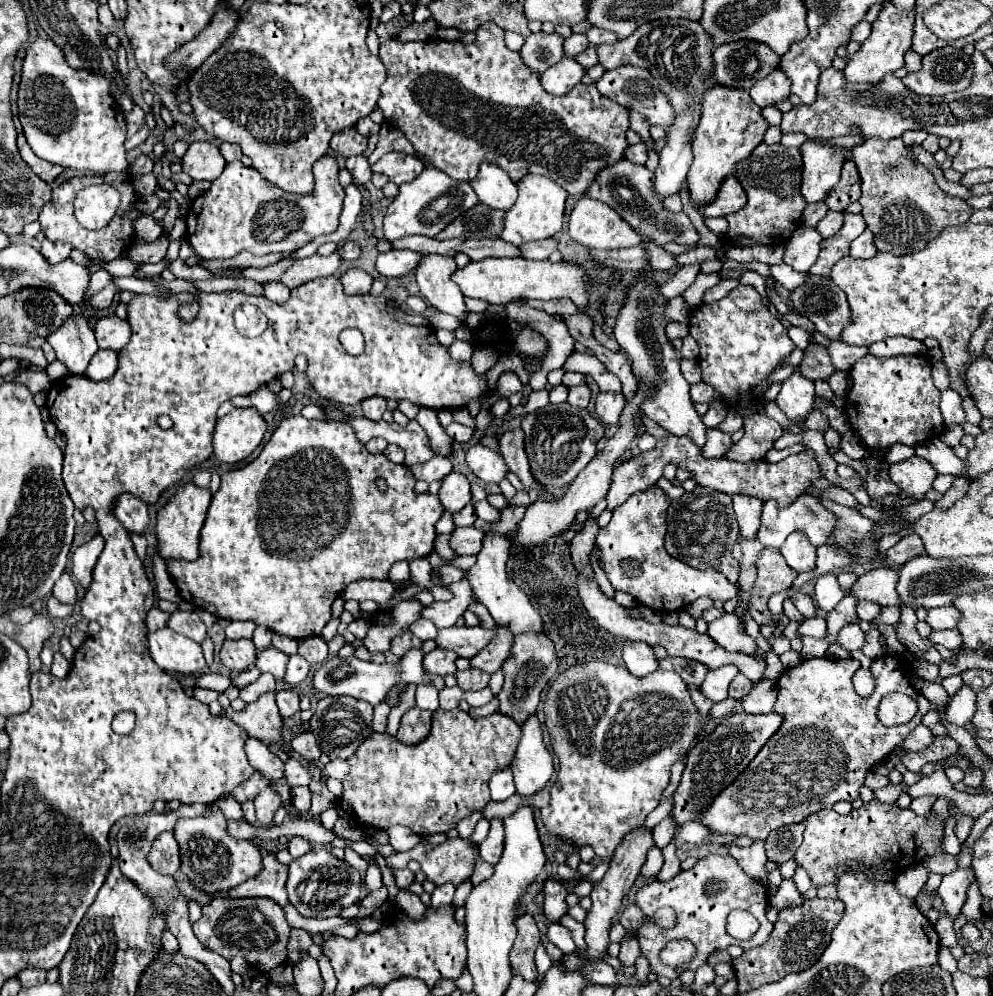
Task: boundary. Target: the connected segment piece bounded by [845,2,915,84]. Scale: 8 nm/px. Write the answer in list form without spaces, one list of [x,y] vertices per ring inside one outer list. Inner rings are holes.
[[[885,2],[885,8],[881,10],[879,18],[873,22],[871,36],[861,44],[861,50],[851,56],[851,60],[845,66],[845,80],[853,84],[879,84],[887,74],[893,74],[897,68],[903,68],[903,56],[911,48],[911,36],[913,36],[913,18],[915,12],[901,14],[891,6],[891,2]]]

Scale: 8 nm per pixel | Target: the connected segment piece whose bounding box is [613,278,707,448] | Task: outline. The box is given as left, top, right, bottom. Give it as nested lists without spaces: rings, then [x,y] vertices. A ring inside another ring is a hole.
[[[637,278],[637,282],[627,292],[625,306],[621,308],[621,312],[617,316],[613,336],[619,342],[619,346],[627,352],[627,356],[631,358],[633,372],[641,370],[641,374],[649,374],[649,382],[657,382],[657,398],[649,398],[649,402],[645,402],[645,416],[651,418],[653,422],[657,422],[659,426],[663,426],[665,430],[669,430],[671,434],[687,436],[693,440],[693,444],[697,448],[703,448],[707,442],[707,428],[703,426],[701,416],[693,408],[693,402],[689,396],[689,382],[683,378],[683,374],[679,370],[677,352],[671,346],[671,342],[665,338],[667,320],[663,318],[663,308],[667,302],[659,300],[655,290],[657,290],[657,284],[651,278]],[[643,332],[653,334],[653,338],[657,342],[655,352],[651,352],[647,348]]]

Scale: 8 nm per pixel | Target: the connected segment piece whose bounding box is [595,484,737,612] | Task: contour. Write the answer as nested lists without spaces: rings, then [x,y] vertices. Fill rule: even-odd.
[[[655,484],[617,506],[611,522],[597,532],[595,546],[599,550],[599,562],[613,588],[629,592],[639,604],[651,610],[663,608],[665,612],[679,612],[679,608],[685,610],[701,596],[723,602],[735,598],[737,588],[721,572],[693,570],[691,566],[685,566],[685,562],[677,562],[677,558],[667,554],[665,534],[669,504],[669,496]]]

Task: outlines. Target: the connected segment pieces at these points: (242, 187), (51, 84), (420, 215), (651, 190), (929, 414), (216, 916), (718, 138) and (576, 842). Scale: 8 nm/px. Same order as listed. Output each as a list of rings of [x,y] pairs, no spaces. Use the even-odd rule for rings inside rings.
[[[323,156],[313,166],[315,192],[309,196],[285,194],[269,186],[257,170],[231,162],[223,174],[213,180],[211,188],[199,194],[187,214],[187,238],[195,252],[207,260],[233,258],[241,250],[257,256],[271,252],[297,250],[315,236],[331,234],[339,226],[339,214],[345,192],[337,180],[339,166],[333,156]]]
[[[45,38],[33,42],[23,62],[19,84],[19,120],[33,152],[63,168],[87,170],[95,174],[123,172],[125,160],[125,118],[109,92],[109,78],[67,66],[61,48]]]
[[[425,168],[417,180],[401,184],[397,198],[389,204],[387,214],[383,218],[383,230],[387,240],[397,240],[409,234],[423,234],[435,238],[449,222],[453,222],[459,214],[473,208],[479,202],[469,182],[457,182],[449,174],[437,168]]]
[[[621,160],[611,168],[601,170],[601,174],[595,178],[591,188],[587,190],[589,198],[601,200],[607,206],[611,206],[639,236],[649,236],[659,246],[665,246],[667,242],[677,242],[683,246],[695,246],[699,242],[699,234],[685,212],[669,212],[661,200],[657,198],[655,186],[653,186],[653,172],[645,166],[633,164],[629,160]]]
[[[867,354],[851,368],[847,416],[851,428],[873,450],[887,452],[897,442],[917,446],[938,438],[945,429],[939,394],[931,378],[931,362],[925,356],[875,358]]]
[[[215,898],[203,908],[201,918],[193,926],[195,936],[217,950],[217,954],[231,958],[241,954],[259,972],[269,972],[287,960],[287,942],[291,926],[285,922],[285,912],[271,898]]]
[[[715,84],[703,98],[703,112],[697,126],[697,138],[693,142],[693,164],[687,174],[691,202],[695,208],[715,198],[723,178],[735,170],[735,164],[741,158],[747,158],[755,146],[763,142],[763,134],[769,128],[769,122],[761,116],[761,108],[753,104],[745,90]]]
[[[607,662],[575,664],[561,672],[549,686],[543,712],[547,716],[545,724],[549,728],[551,748],[559,758],[559,774],[551,786],[549,806],[541,808],[541,820],[545,828],[563,842],[575,848],[591,846],[601,858],[611,858],[617,842],[621,842],[637,822],[645,822],[669,786],[671,766],[691,750],[695,738],[703,734],[703,728],[711,722],[711,716],[701,718],[687,684],[681,682],[677,672],[657,670],[645,678],[637,678],[631,676],[625,666]]]

